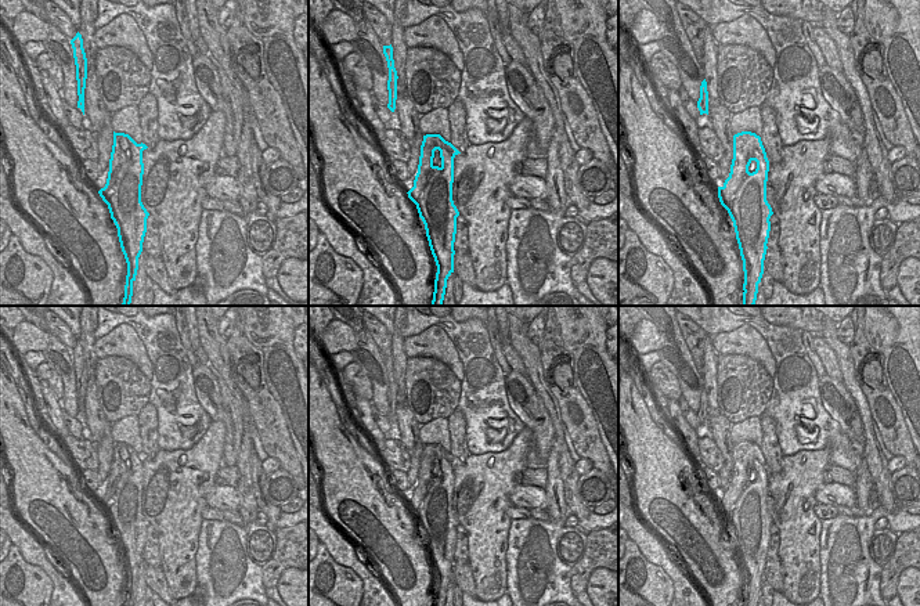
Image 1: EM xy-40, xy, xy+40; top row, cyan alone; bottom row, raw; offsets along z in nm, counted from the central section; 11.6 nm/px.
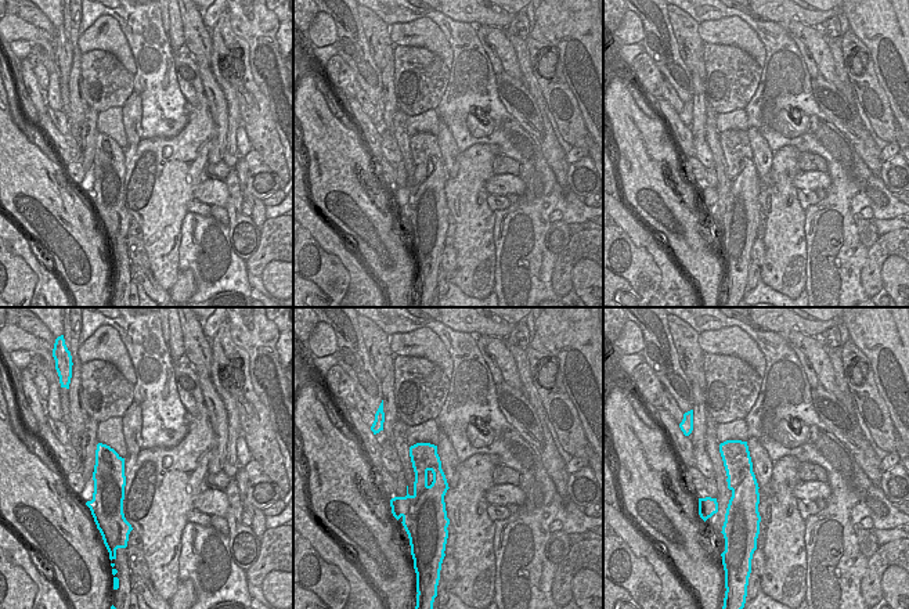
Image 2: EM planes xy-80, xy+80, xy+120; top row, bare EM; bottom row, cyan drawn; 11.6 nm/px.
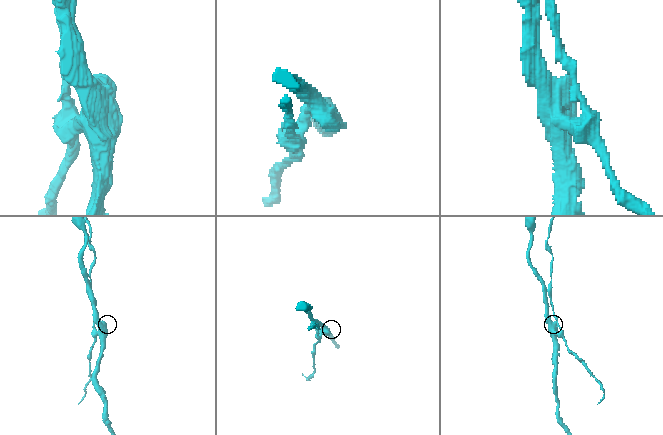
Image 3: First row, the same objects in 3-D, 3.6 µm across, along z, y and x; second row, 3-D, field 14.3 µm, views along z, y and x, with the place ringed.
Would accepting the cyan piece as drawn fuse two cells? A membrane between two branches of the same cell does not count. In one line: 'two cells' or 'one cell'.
two cells

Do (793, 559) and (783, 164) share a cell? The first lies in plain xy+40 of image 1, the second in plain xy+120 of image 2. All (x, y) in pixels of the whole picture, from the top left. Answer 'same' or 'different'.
same

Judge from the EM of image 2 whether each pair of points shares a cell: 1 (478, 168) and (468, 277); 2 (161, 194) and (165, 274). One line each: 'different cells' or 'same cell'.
1: same cell
2: same cell

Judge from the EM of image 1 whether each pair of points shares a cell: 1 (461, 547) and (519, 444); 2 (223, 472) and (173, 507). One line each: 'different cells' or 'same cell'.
1: different cells
2: different cells

